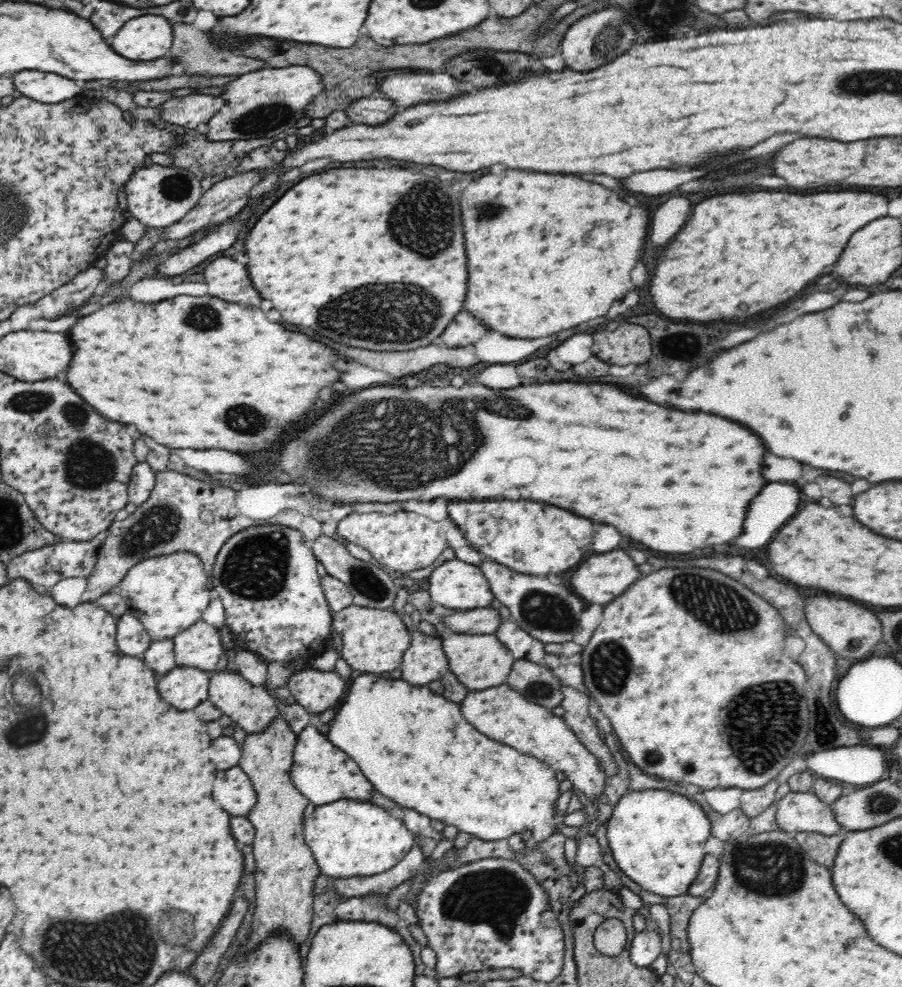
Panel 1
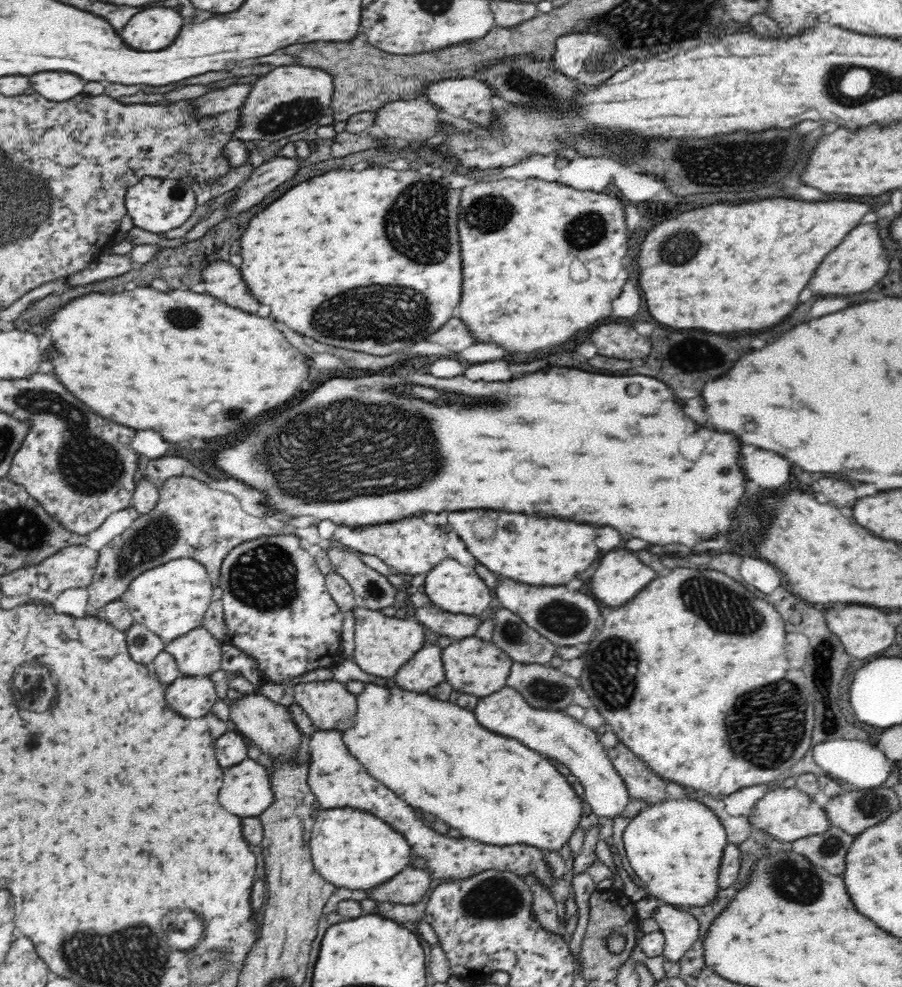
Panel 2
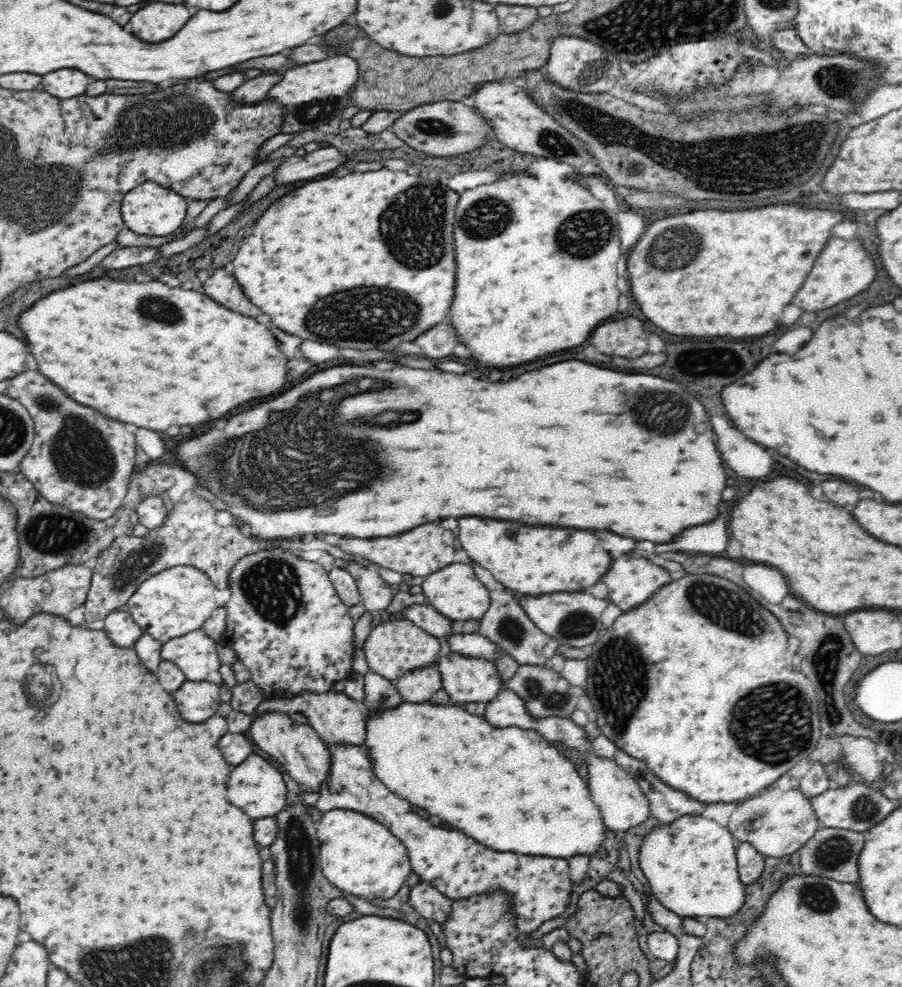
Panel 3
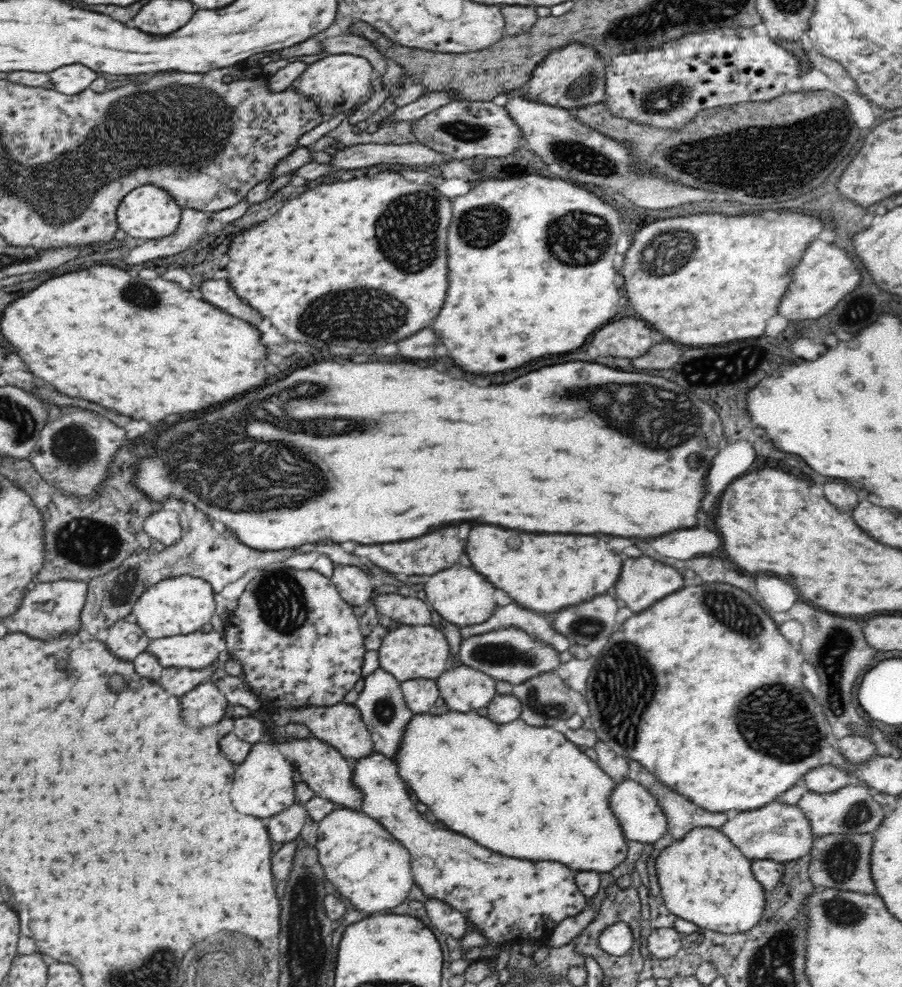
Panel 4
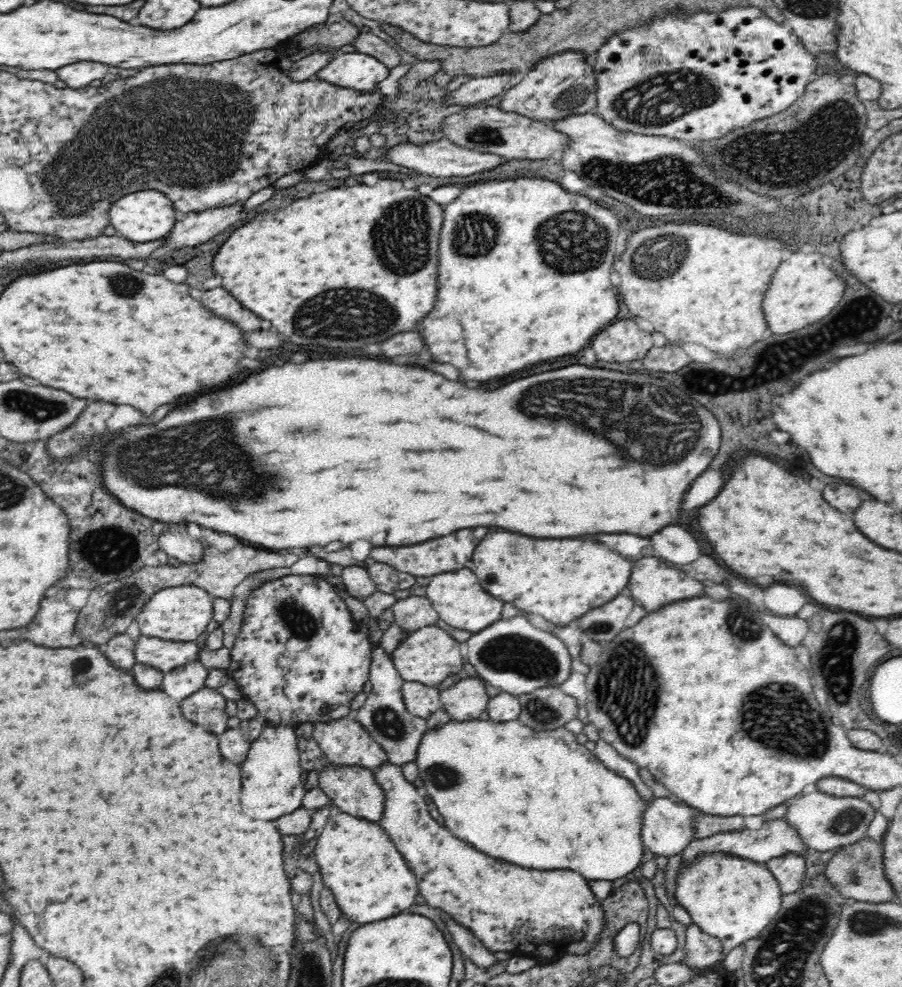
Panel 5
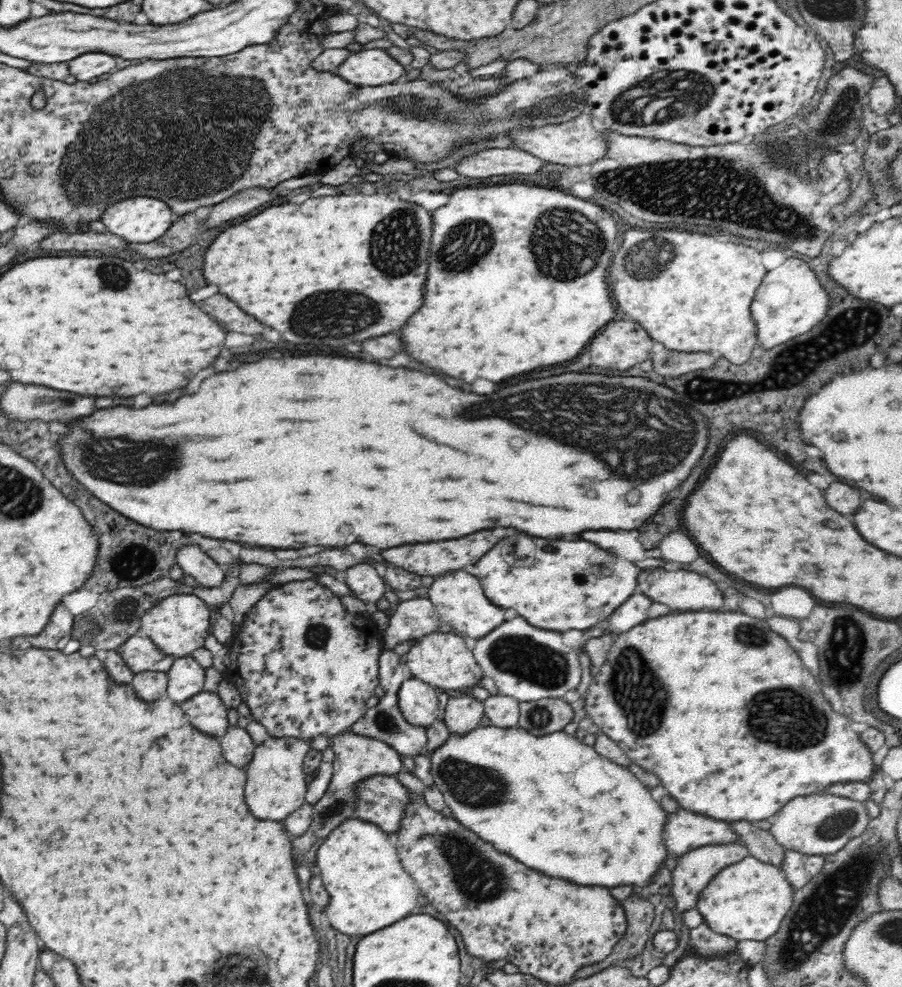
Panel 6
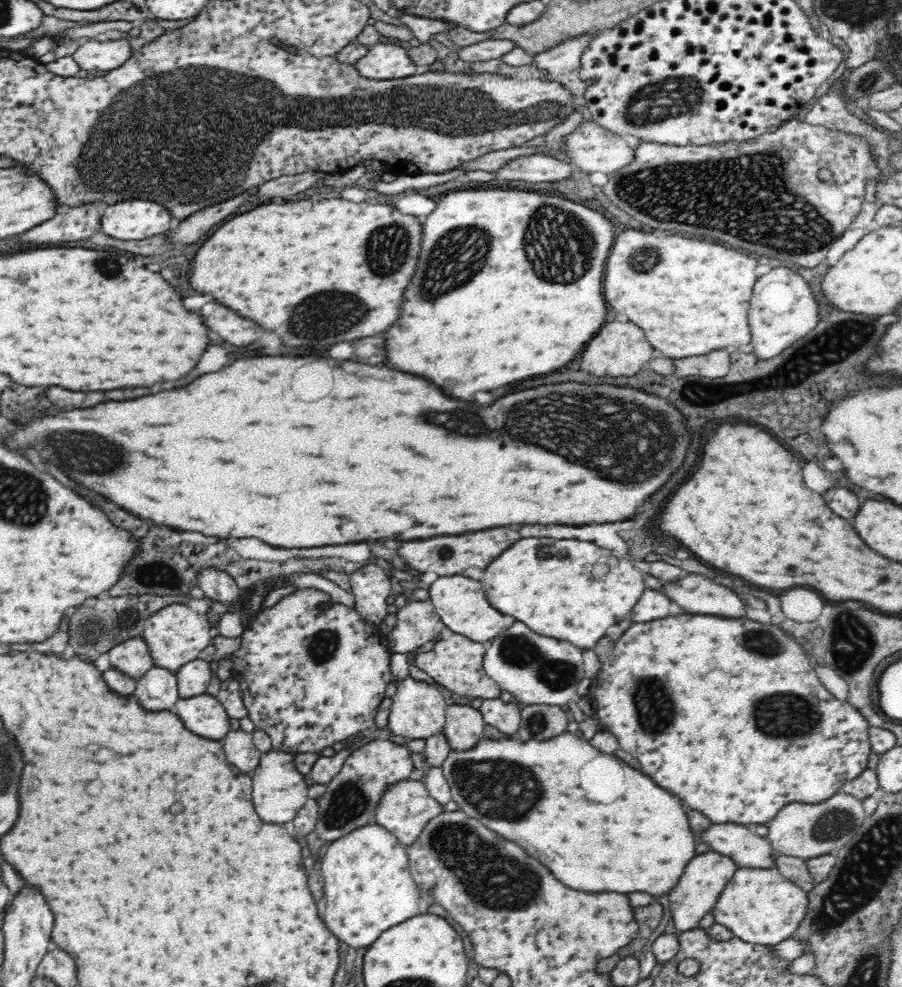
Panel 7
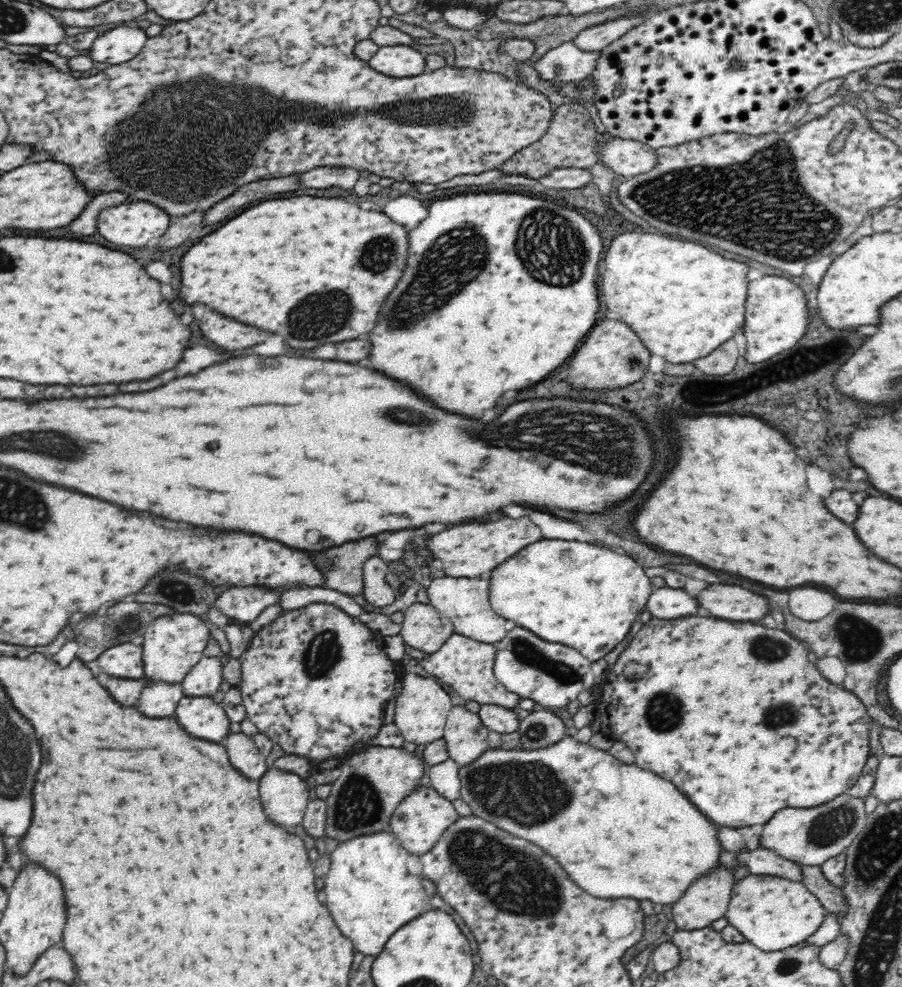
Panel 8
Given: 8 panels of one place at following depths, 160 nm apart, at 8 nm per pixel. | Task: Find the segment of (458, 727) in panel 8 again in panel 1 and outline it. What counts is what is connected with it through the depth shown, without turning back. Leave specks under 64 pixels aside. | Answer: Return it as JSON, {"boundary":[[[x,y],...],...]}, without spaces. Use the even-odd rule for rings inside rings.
{"boundary":[[[448,632],[443,639],[443,650],[447,657],[449,670],[469,690],[482,690],[506,683],[515,662],[510,650],[494,635],[475,635]]]}

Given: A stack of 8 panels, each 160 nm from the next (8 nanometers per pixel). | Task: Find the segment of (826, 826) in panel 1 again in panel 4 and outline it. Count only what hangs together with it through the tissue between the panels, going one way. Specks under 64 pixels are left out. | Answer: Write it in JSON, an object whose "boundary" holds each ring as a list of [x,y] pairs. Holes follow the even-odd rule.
{"boundary":[[[780,797],[763,807],[739,811],[732,820],[726,820],[720,829],[744,853],[744,857],[782,864],[808,855],[815,837],[804,811],[797,804],[780,801]]]}

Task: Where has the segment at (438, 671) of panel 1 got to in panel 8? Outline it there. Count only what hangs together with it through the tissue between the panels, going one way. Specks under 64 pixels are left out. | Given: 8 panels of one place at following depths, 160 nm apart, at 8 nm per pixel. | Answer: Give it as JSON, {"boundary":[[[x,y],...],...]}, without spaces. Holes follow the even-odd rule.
{"boundary":[[[407,672],[401,681],[402,684],[394,700],[396,704],[394,724],[403,738],[416,745],[427,745],[443,738],[447,717],[454,707],[445,686],[440,685],[435,678],[426,678]]]}

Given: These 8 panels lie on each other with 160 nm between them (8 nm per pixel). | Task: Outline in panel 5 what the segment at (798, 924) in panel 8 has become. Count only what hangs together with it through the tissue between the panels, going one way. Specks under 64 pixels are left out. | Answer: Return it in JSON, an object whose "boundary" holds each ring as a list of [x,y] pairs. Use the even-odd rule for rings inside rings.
{"boundary":[[[704,854],[698,862],[690,866],[685,866],[683,860],[675,878],[674,897],[677,904],[692,917],[691,924],[698,925],[702,932],[717,938],[722,943],[722,958],[707,968],[723,968],[722,962],[733,948],[743,944],[746,940],[756,938],[778,914],[783,895],[778,881],[766,864],[740,859],[733,855]]]}

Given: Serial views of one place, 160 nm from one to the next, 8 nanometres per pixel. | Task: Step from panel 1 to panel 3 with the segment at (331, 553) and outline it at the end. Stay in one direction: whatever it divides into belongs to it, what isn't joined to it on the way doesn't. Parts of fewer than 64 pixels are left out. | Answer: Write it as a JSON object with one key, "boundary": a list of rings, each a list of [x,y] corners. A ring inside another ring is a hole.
{"boundary":[[[339,558],[334,559],[333,564],[336,568],[348,571],[355,578],[360,604],[364,605],[366,611],[376,616],[386,615],[386,608],[394,594],[391,592],[391,585],[382,580],[373,566]]]}

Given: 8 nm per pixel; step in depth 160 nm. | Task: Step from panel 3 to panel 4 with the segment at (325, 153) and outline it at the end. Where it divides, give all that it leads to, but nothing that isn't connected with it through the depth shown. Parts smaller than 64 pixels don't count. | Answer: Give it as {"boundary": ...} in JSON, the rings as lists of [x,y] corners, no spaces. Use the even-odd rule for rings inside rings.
{"boundary":[[[406,143],[406,144],[354,144],[349,147],[338,147],[337,152],[330,155],[331,161],[327,163],[333,169],[352,170],[362,168],[363,166],[381,166],[383,164],[407,164],[410,166],[430,166],[430,164],[440,164],[445,160],[453,160],[447,158],[422,143]]]}

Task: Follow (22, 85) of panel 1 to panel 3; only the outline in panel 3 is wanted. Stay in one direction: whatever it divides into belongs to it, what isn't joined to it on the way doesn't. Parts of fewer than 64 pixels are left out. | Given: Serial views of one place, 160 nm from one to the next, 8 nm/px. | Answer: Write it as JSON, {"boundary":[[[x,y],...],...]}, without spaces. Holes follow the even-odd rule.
{"boundary":[[[64,68],[64,70],[42,76],[42,88],[62,100],[84,94],[86,86],[88,86],[88,76],[74,68],[68,68],[68,70]]]}

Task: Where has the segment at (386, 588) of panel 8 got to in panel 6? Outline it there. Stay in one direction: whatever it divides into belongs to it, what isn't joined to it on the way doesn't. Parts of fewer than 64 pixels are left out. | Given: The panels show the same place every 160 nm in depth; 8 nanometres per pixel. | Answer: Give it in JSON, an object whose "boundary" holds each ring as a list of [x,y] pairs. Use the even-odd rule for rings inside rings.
{"boundary":[[[358,563],[346,569],[346,585],[359,600],[362,600],[370,608],[370,613],[376,612],[376,603],[384,597],[385,583],[380,577],[378,568],[368,566],[366,563]]]}

